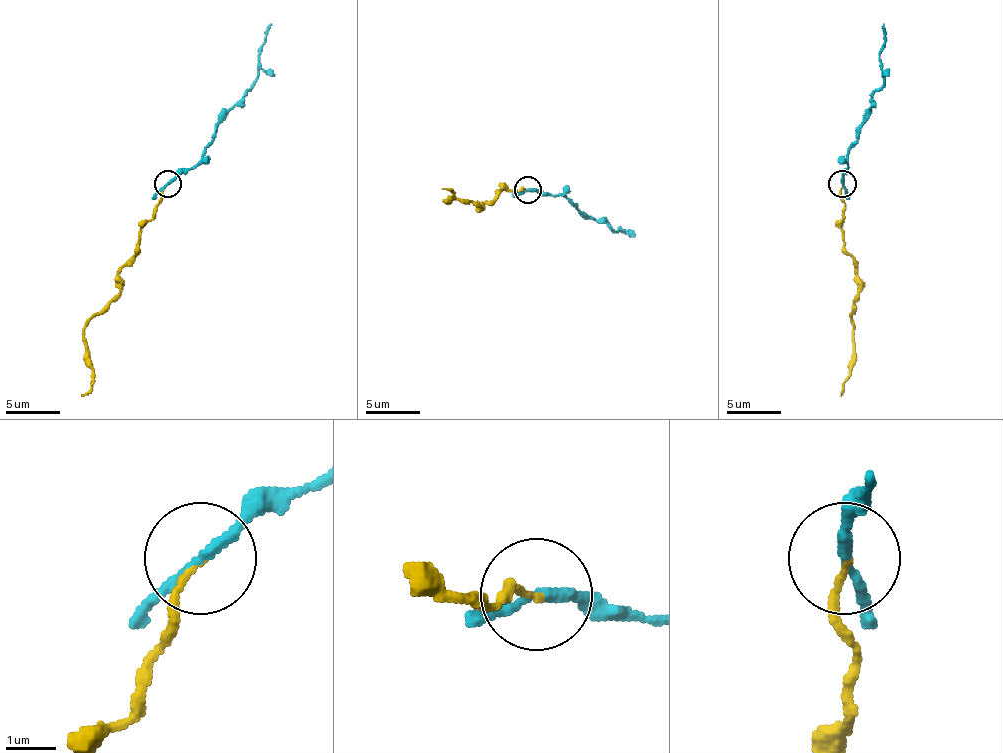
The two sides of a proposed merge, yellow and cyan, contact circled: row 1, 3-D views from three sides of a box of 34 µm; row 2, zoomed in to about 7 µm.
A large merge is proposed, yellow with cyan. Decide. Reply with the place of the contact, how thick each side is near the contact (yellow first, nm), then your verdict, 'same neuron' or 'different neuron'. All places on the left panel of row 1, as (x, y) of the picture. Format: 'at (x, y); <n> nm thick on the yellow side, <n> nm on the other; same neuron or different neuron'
at (167, 184); 110 nm thick on the yellow side, 180 nm on the other; same neuron

